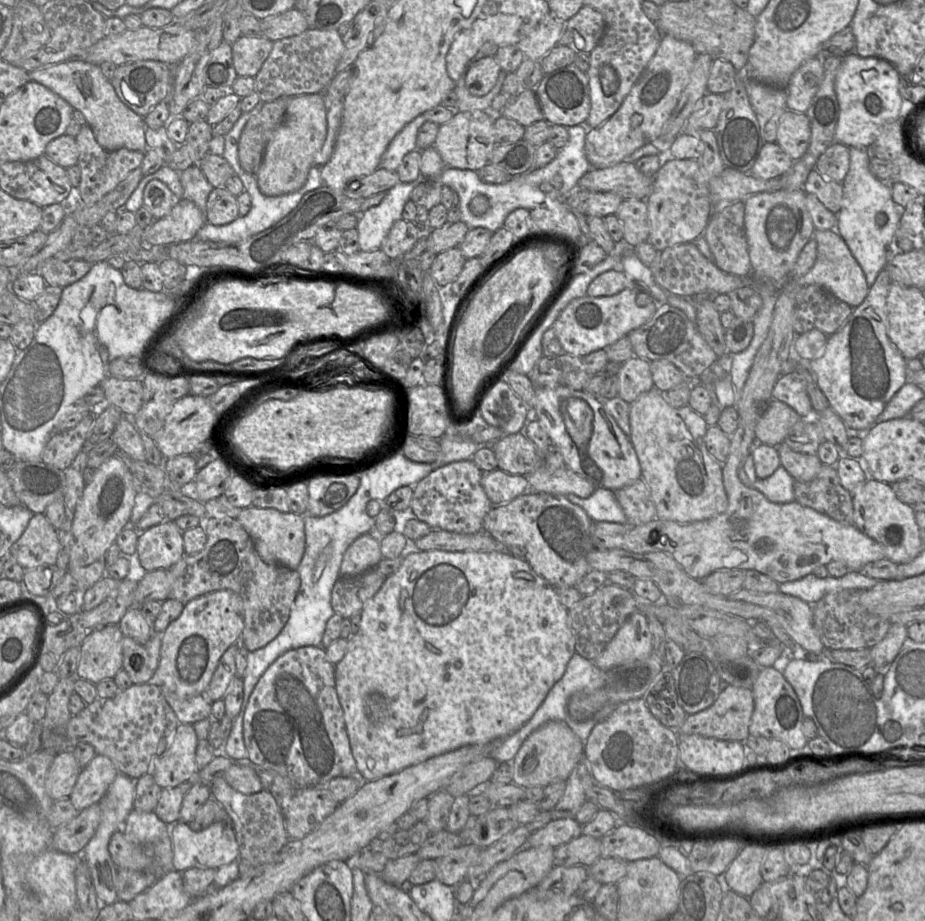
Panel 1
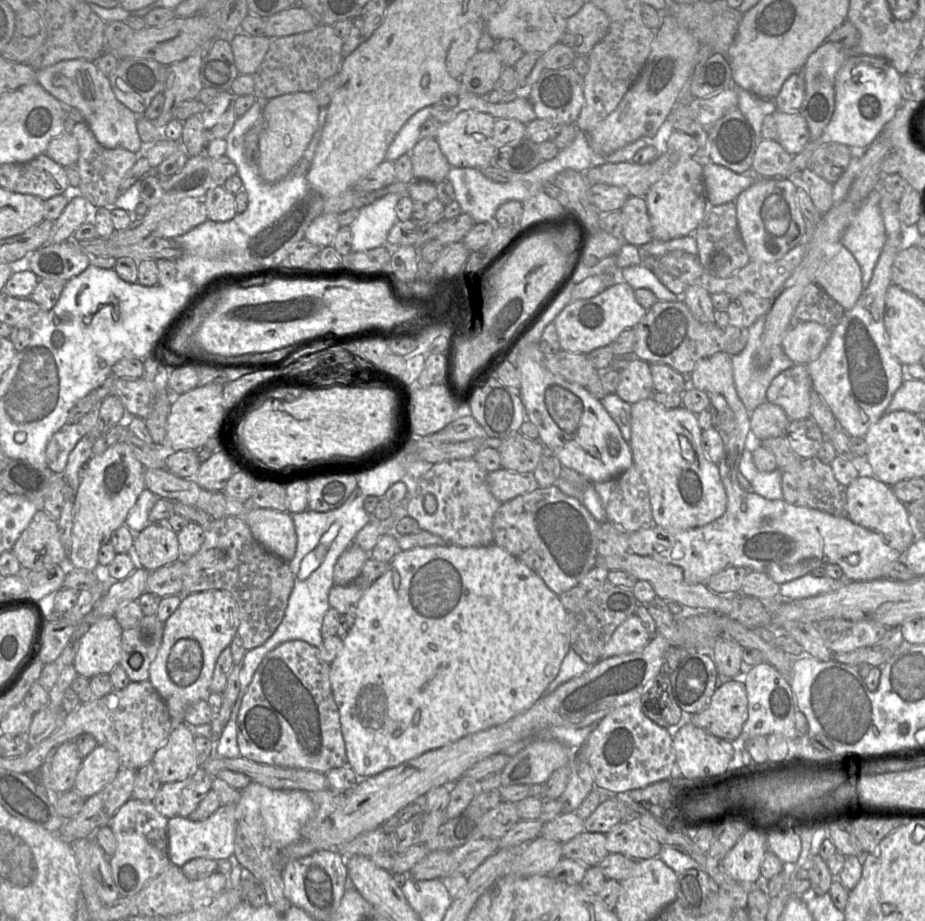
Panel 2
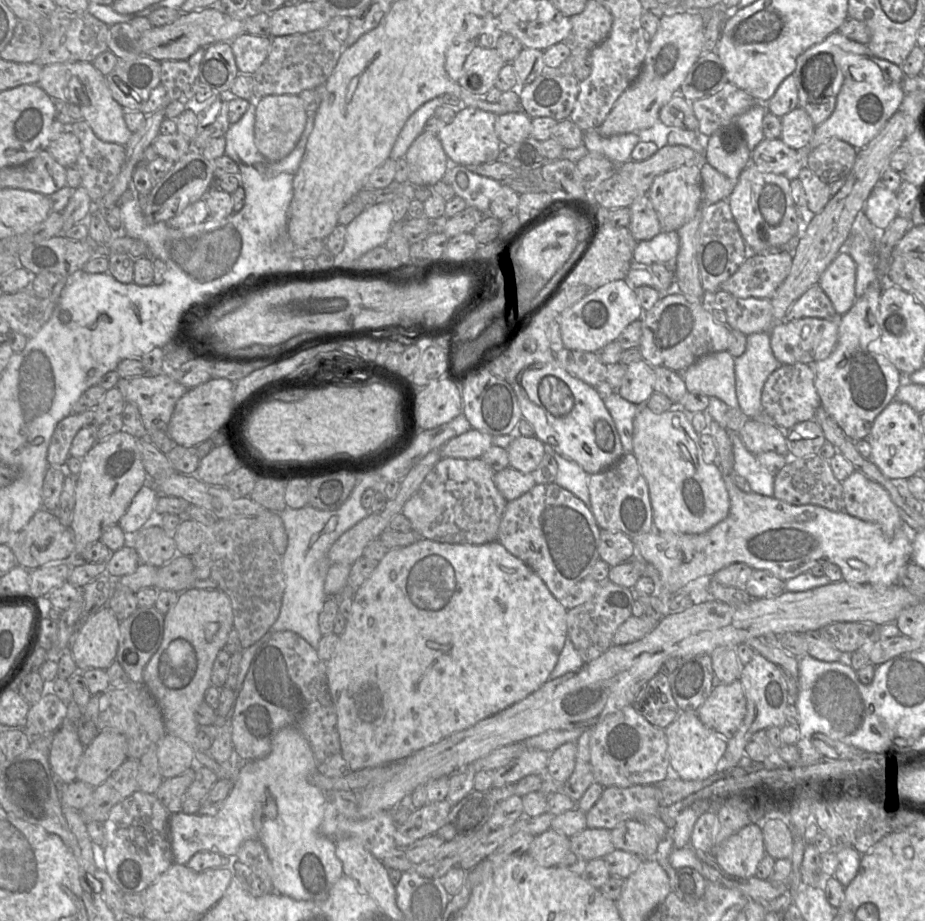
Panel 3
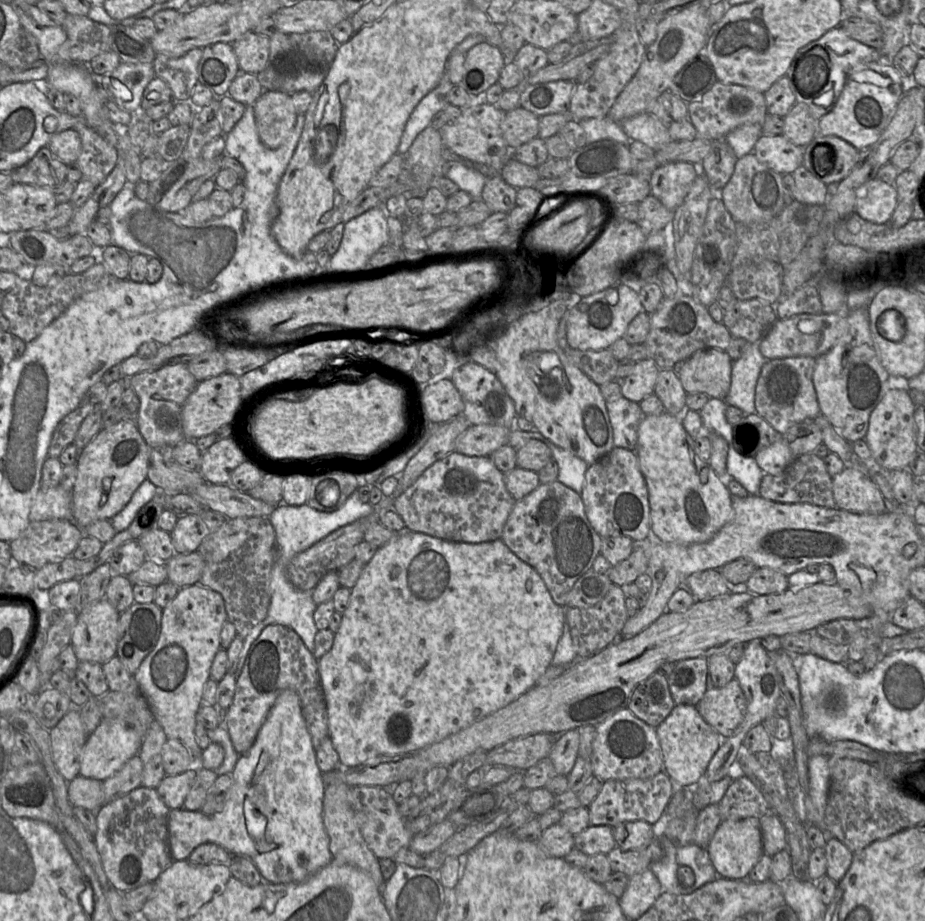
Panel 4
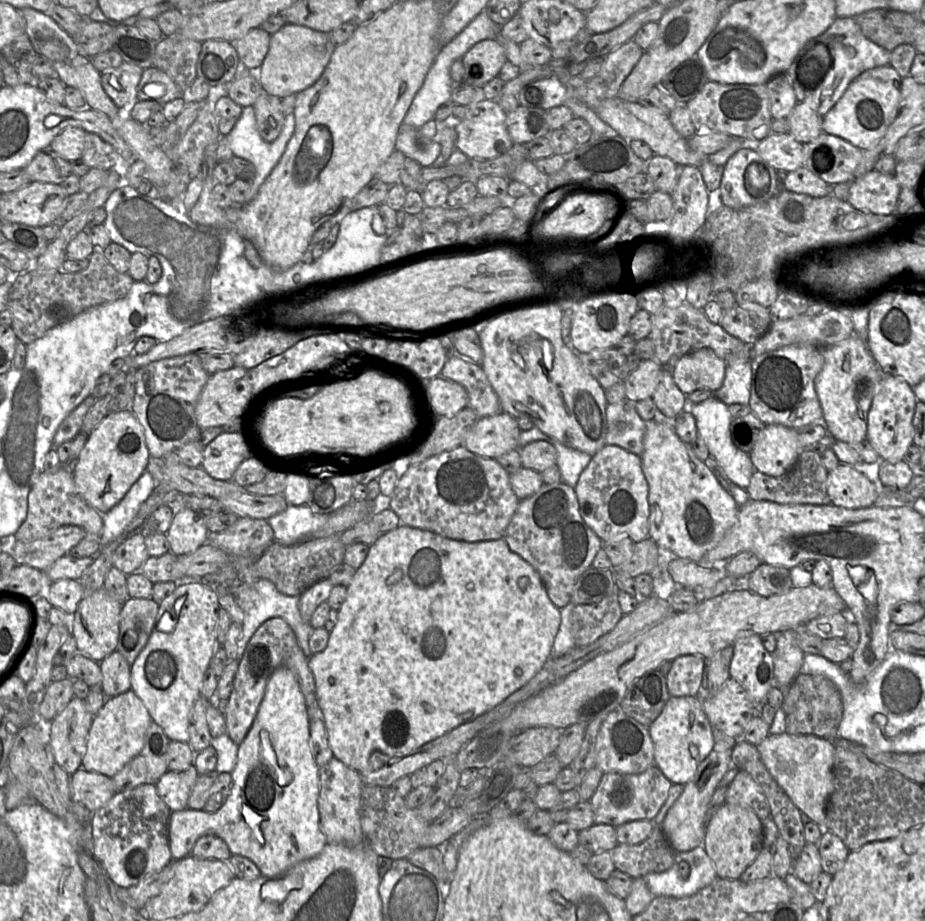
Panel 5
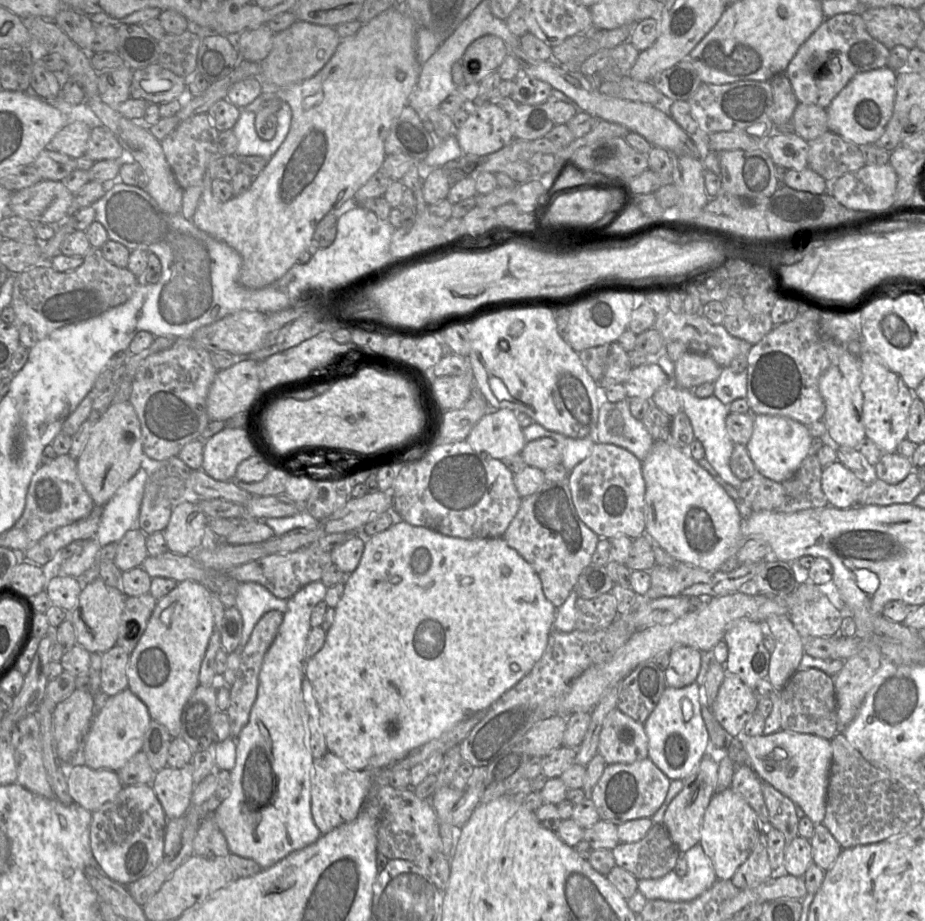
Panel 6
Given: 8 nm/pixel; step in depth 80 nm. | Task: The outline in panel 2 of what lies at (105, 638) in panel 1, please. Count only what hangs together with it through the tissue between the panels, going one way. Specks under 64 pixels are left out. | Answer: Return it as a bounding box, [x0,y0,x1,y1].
[73,616,122,678]

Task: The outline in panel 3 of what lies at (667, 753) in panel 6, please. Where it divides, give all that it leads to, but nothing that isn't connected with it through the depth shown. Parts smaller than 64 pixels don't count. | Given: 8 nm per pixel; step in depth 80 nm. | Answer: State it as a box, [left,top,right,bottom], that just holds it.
[664,712,727,780]

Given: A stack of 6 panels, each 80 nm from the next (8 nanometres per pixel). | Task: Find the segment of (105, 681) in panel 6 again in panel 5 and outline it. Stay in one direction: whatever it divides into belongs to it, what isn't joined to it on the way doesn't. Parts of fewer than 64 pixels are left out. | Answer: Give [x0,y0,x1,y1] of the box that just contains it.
[99,650,131,698]

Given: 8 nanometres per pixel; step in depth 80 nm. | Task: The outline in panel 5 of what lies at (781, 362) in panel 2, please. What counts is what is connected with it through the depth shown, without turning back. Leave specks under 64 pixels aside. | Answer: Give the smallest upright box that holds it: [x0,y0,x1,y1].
[714,361,752,406]

